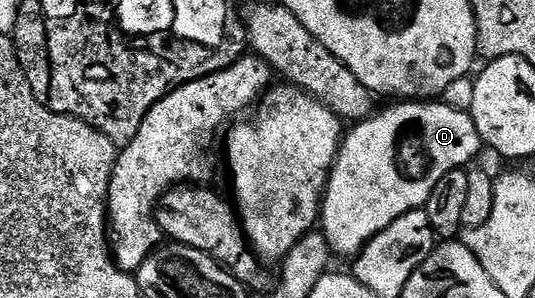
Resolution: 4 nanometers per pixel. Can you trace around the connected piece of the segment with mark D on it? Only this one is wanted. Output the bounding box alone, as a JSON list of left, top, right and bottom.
[321,100,484,255]

